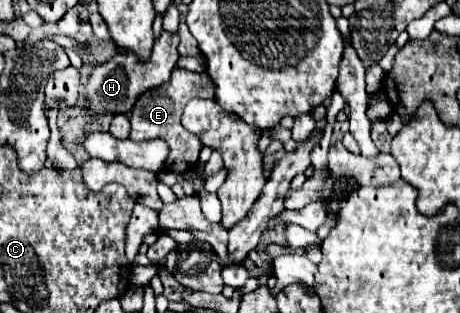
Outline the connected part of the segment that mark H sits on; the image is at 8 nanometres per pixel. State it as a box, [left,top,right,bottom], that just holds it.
[82,32,180,116]

